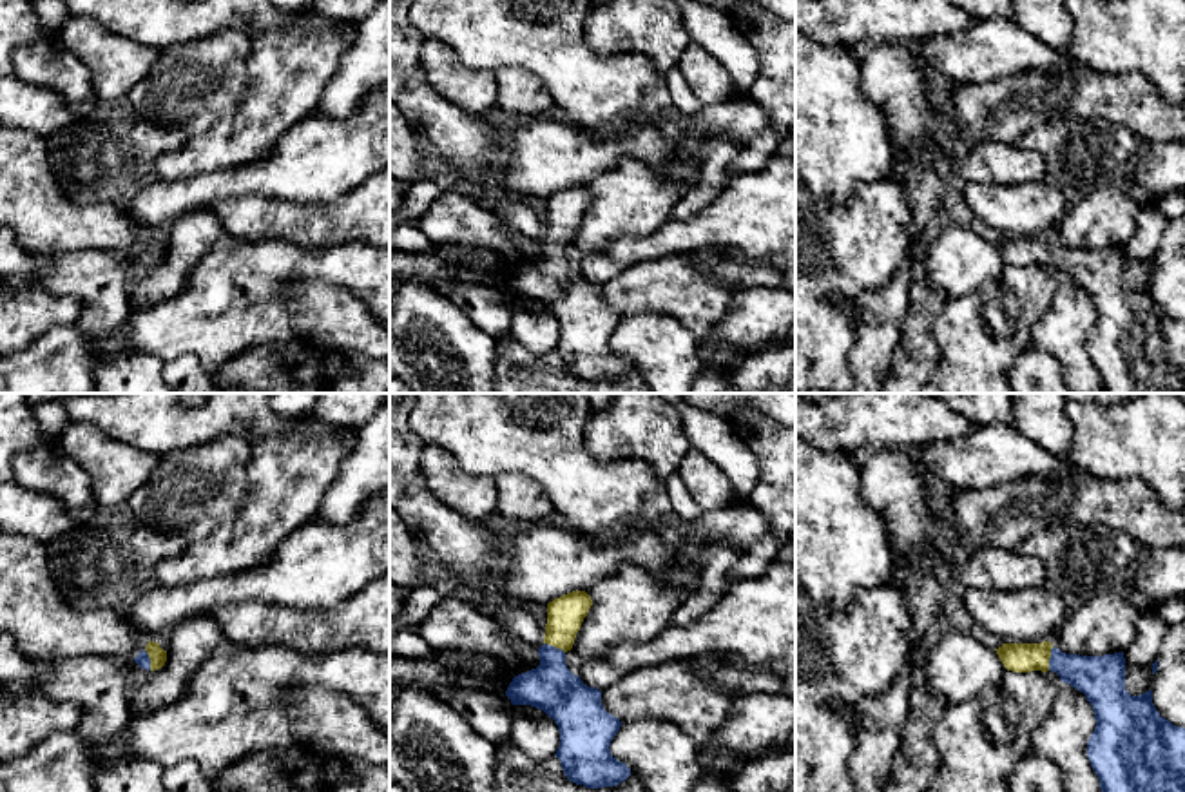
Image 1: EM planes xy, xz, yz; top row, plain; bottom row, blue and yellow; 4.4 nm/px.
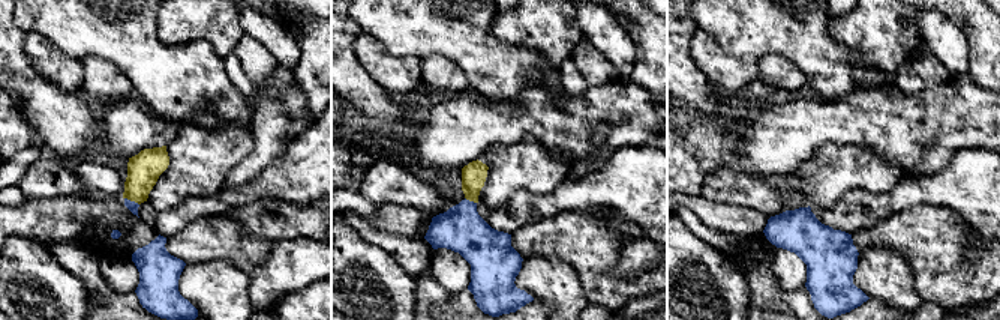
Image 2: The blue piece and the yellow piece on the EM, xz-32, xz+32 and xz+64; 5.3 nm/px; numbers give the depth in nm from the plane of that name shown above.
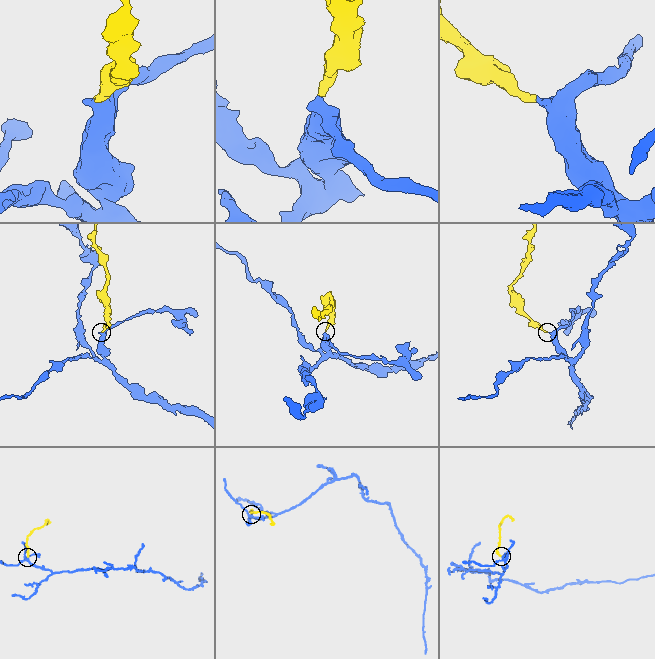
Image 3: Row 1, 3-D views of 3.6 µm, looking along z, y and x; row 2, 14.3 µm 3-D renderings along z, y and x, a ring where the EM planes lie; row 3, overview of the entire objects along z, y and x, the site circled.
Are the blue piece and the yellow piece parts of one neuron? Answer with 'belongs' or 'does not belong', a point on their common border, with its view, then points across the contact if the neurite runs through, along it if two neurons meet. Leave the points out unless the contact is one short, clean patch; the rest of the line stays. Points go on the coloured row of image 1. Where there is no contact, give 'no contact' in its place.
belongs; contact yz (1050, 658); way yz (1102, 678), (1050, 658), (1015, 656)

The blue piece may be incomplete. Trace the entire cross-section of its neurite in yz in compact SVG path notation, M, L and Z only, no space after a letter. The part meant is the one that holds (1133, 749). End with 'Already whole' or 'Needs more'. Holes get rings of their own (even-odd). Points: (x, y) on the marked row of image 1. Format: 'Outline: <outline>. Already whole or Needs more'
Outline: M1051 642L1002 643L995 651L1007 671L1053 671L1064 683L1085 694L1096 720L1094 732L1087 741L1087 758L1100 779L1102 792L1185 792L1185 729L1160 716L1152 703L1152 691L1140 696L1125 691L1123 652L1065 654Z. Needs more

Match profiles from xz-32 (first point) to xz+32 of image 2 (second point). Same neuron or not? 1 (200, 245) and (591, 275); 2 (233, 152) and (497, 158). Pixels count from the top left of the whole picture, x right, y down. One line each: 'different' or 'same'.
1: same
2: same

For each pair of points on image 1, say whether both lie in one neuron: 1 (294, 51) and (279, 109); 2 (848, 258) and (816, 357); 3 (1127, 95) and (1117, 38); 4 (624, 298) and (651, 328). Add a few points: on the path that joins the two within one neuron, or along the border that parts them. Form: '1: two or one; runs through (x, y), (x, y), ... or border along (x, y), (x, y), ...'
1: one; runs through (290, 66), (279, 95)
2: one; runs through (827, 283), (816, 294), (816, 332)
3: two; border along (1082, 62), (1100, 71), (1140, 73), (1160, 96)
4: two; border along (622, 316), (667, 312), (680, 321)

